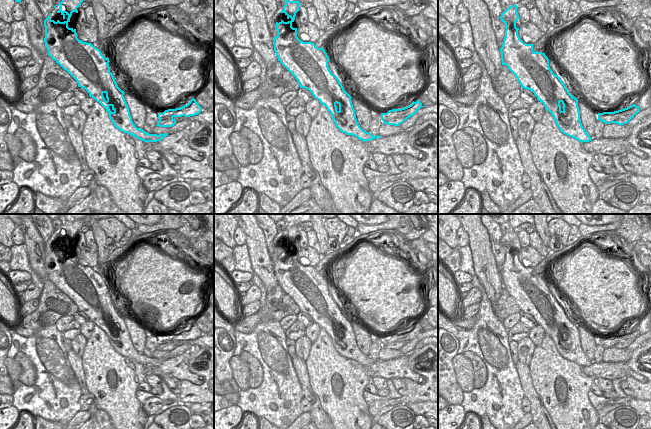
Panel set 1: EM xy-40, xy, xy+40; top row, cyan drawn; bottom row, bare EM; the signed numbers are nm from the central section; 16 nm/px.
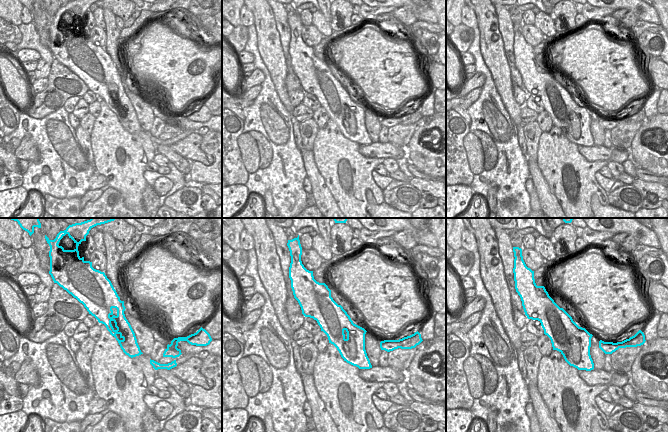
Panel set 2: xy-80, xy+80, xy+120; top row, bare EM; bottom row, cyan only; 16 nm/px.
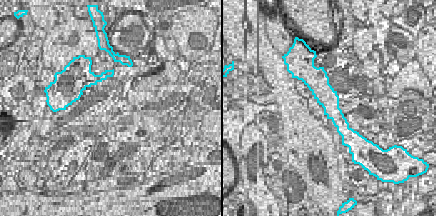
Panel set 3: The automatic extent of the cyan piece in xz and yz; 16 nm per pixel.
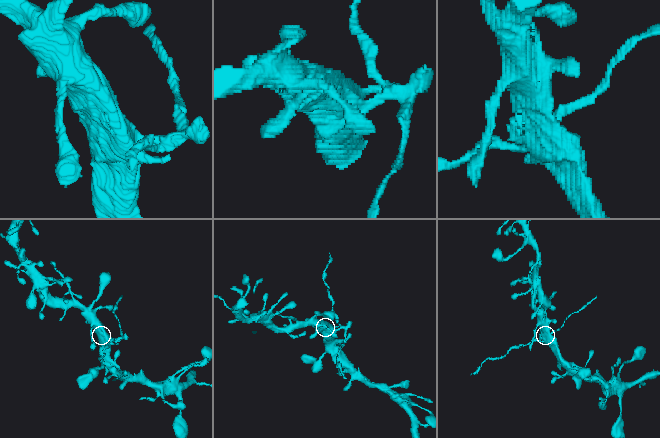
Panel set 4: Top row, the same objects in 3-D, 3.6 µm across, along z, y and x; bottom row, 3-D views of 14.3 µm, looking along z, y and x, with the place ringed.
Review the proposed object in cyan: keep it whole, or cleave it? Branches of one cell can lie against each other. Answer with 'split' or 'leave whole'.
split

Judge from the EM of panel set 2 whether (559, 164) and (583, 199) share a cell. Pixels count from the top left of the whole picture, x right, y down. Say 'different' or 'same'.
same

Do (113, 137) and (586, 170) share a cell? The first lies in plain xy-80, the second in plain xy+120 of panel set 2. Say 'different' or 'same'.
same

